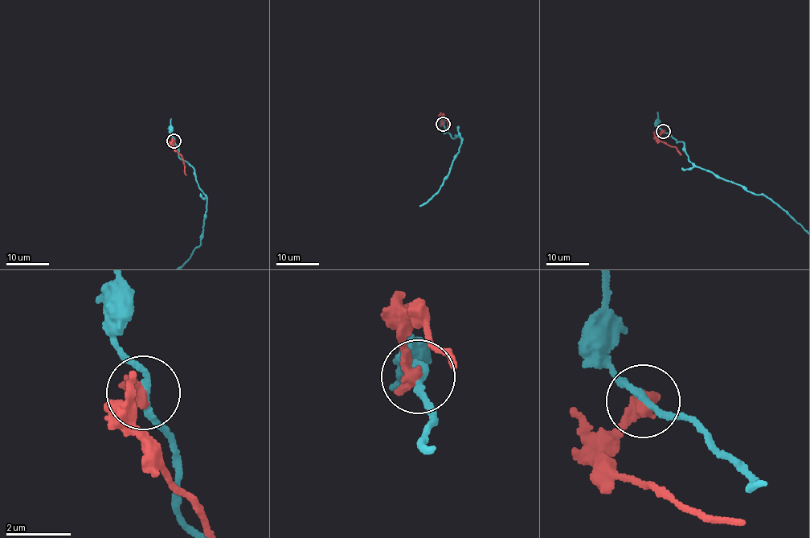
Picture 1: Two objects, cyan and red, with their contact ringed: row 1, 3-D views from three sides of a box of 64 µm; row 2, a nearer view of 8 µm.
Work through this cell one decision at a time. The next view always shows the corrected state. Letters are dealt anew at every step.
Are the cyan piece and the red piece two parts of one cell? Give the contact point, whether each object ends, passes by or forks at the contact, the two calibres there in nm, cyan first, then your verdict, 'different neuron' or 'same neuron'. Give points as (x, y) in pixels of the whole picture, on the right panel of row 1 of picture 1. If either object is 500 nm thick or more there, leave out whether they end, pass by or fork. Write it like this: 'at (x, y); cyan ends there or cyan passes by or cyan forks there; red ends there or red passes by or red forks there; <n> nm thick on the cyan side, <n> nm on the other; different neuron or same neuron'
at (663, 131); cyan passes by; red ends there; 180 nm thick on the cyan side, 460 nm on the other; different neuron

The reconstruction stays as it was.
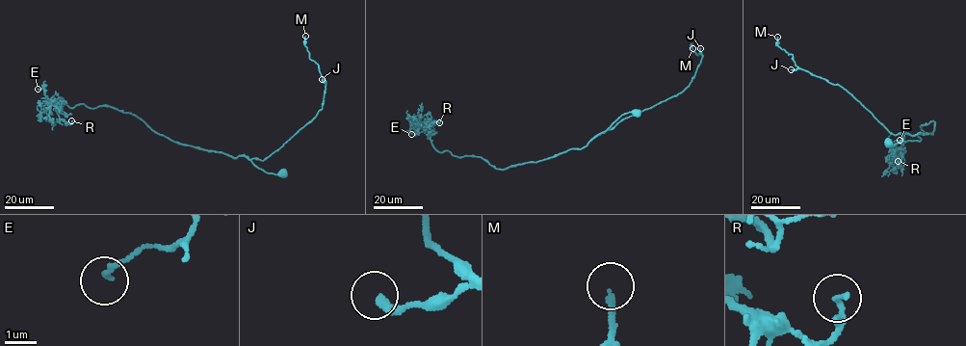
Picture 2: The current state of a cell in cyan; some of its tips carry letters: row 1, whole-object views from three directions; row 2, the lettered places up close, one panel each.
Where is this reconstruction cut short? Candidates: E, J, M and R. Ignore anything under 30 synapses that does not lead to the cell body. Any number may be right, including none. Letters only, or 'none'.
none

